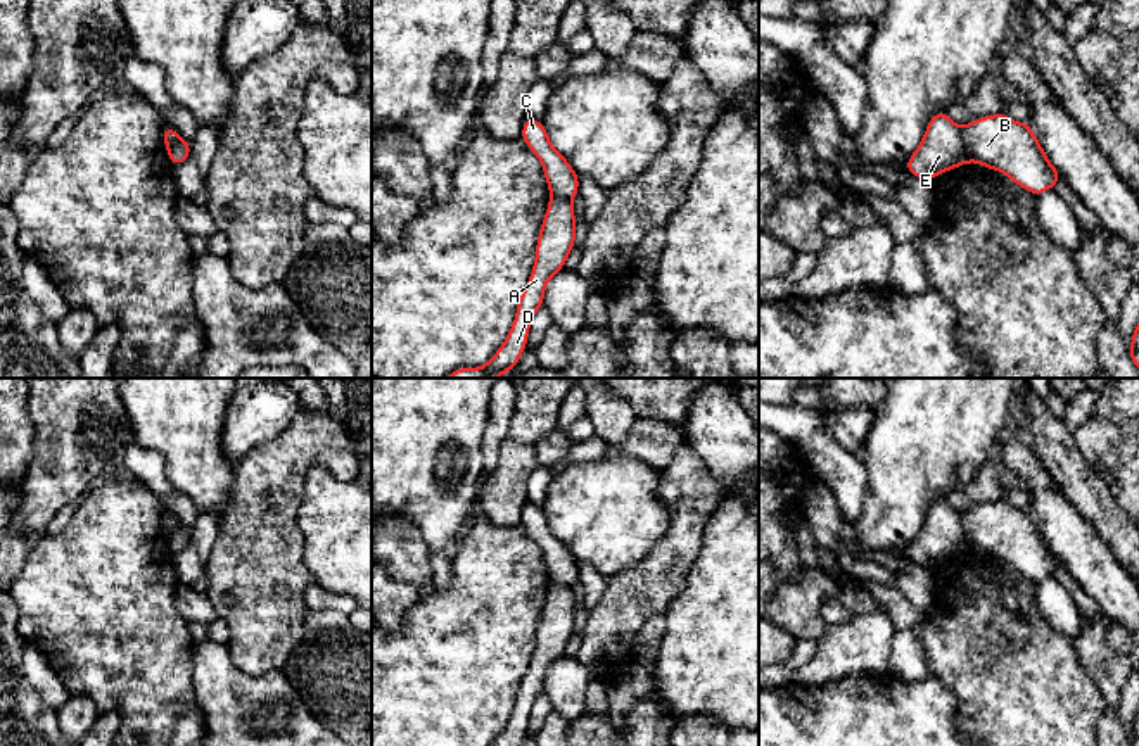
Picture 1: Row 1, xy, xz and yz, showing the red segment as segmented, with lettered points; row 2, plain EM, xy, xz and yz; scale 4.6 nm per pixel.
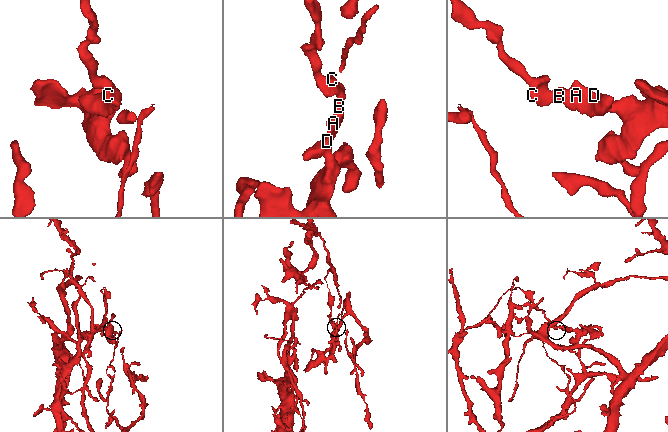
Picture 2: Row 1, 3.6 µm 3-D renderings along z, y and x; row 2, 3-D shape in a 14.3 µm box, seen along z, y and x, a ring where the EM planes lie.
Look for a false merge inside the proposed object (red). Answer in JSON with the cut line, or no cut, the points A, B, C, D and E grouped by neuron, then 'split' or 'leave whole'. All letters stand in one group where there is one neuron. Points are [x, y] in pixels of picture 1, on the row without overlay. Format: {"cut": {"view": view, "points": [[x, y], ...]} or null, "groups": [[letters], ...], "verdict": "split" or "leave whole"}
{"cut": {"view": "yz", "points": [[960, 515], [960, 525], [970, 546]]}, "groups": [["A", "B", "D"], ["C", "E"]], "verdict": "split"}

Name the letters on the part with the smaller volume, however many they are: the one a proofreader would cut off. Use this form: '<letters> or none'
A, B, D

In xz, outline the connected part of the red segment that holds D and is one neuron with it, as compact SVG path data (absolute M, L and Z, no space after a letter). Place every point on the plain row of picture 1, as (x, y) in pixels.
M553 582L543 604L532 660L520 679L512 715L491 746L520 746L527 734L531 708L536 698L544 692L546 670L565 654L569 639L576 634L576 597L570 585Z

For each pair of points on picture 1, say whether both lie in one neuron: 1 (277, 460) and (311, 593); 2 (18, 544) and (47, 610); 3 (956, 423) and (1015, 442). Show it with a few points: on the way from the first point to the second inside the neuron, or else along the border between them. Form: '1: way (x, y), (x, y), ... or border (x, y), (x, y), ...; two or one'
1: border (315, 582), (303, 594), (303, 601), (310, 610); two
2: border (31, 541), (26, 562), (18, 574); two
3: border (1011, 427), (999, 441), (992, 456); two

